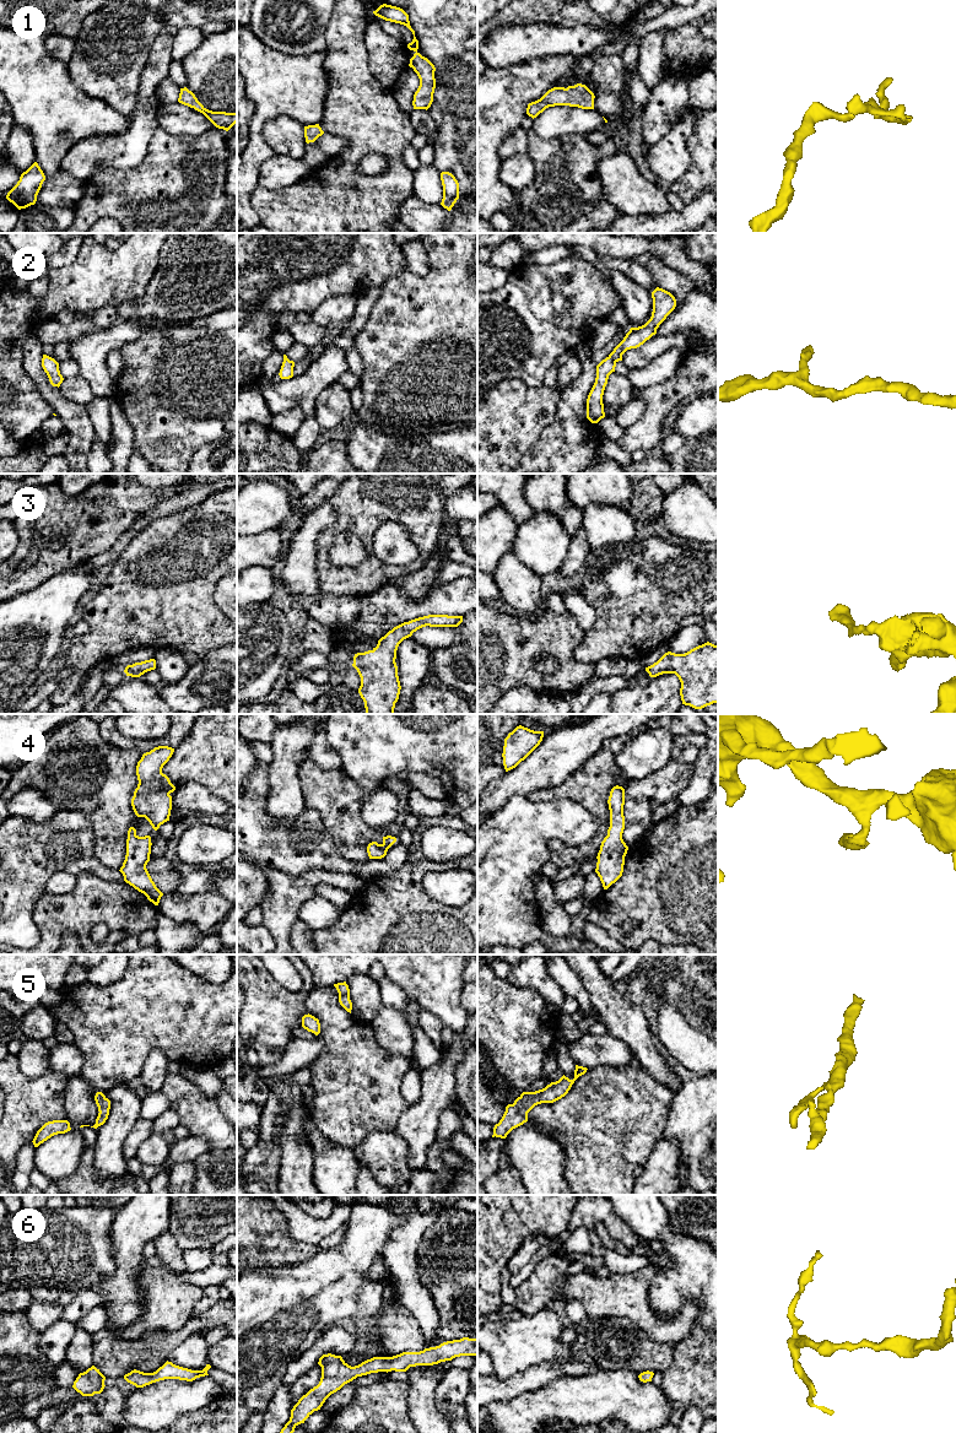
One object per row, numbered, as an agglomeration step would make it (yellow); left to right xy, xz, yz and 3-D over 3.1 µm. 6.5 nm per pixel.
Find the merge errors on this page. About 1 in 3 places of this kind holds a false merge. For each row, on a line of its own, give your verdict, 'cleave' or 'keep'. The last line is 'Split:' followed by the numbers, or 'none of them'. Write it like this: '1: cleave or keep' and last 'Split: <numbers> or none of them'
1: keep
2: keep
3: keep
4: keep
5: keep
6: keep
Split: none of them

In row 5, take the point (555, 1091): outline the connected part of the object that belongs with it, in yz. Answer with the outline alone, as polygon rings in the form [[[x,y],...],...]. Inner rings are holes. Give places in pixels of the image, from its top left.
[[[576,1065],[574,1078],[569,1080],[565,1075],[556,1082],[551,1082],[545,1088],[535,1092],[523,1092],[513,1104],[506,1107],[506,1112],[498,1124],[493,1128],[492,1137],[506,1139],[515,1128],[528,1121],[528,1113],[538,1104],[553,1103],[565,1097],[574,1081],[587,1072],[587,1067]]]

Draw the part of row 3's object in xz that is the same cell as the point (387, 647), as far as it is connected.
[[[428,615],[404,622],[378,640],[372,650],[357,653],[352,666],[361,677],[358,693],[366,714],[394,714],[400,694],[400,681],[395,663],[399,644],[417,629],[430,627],[458,627],[463,616]]]

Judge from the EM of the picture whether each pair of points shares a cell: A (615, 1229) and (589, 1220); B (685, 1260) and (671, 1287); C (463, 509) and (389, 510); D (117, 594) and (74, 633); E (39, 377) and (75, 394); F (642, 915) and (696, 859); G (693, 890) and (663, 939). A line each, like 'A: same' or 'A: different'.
A: same
B: same
C: different
D: different
E: different
F: same
G: same

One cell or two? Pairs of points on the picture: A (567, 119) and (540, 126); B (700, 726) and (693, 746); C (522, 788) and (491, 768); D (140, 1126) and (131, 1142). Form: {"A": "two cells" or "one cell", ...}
{"A": "one cell", "B": "two cells", "C": "two cells", "D": "one cell"}

